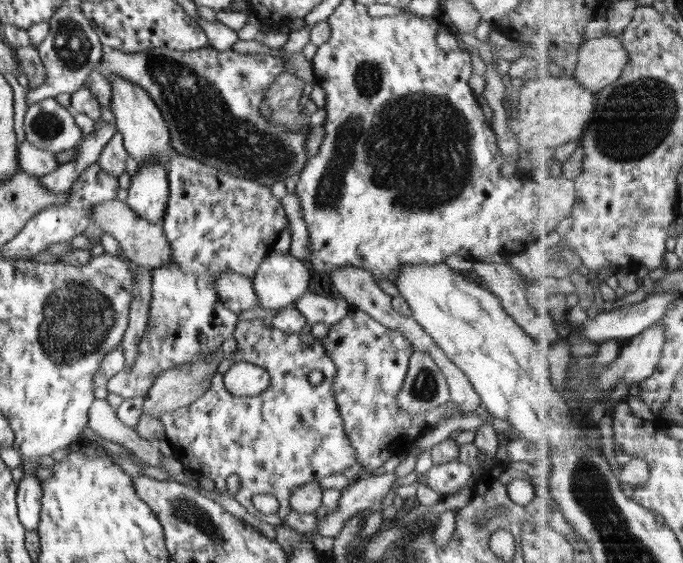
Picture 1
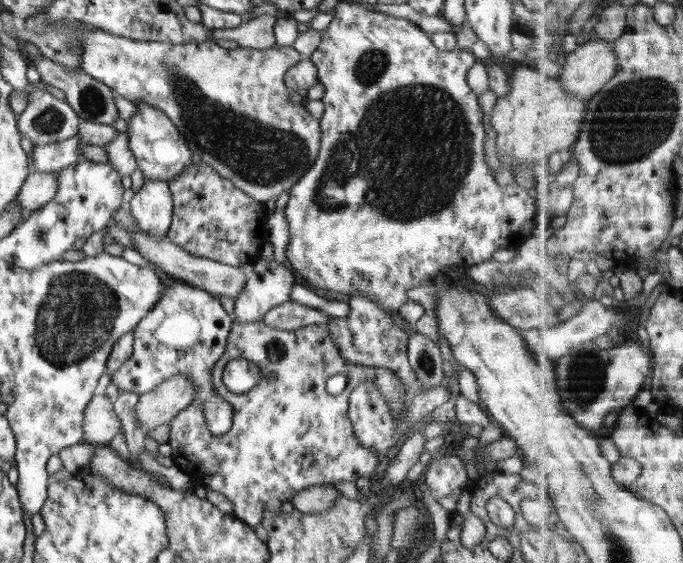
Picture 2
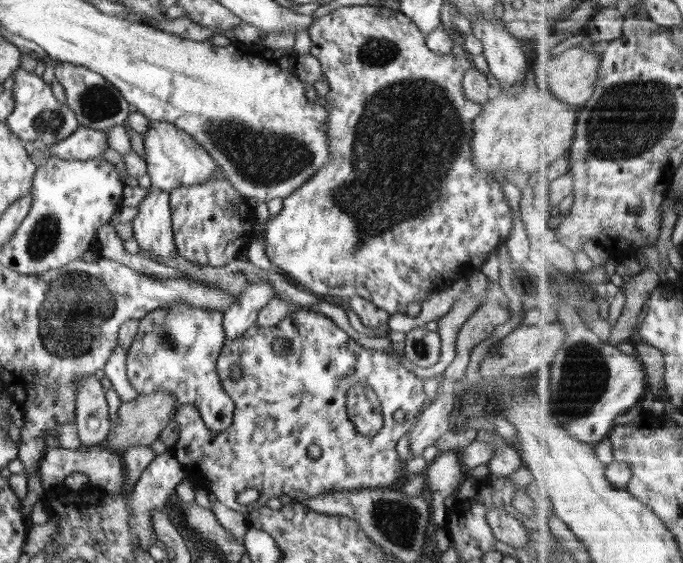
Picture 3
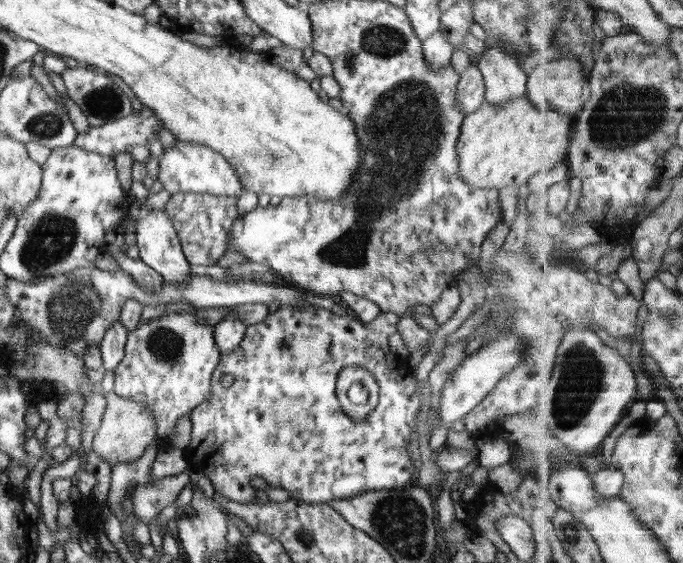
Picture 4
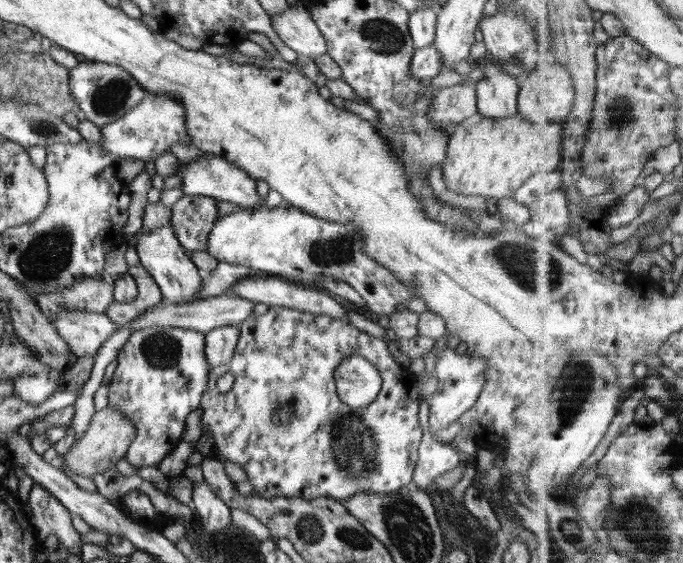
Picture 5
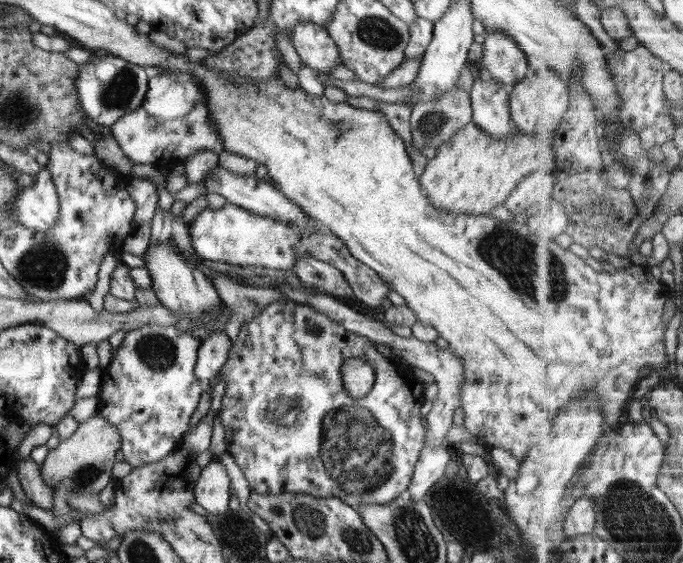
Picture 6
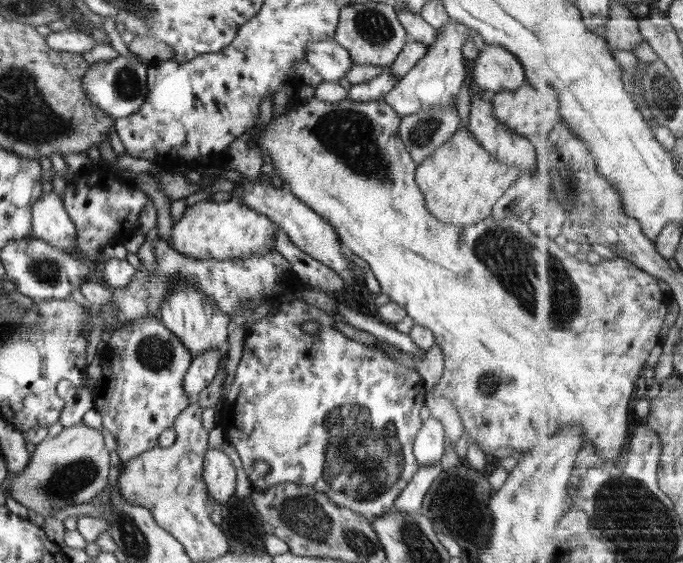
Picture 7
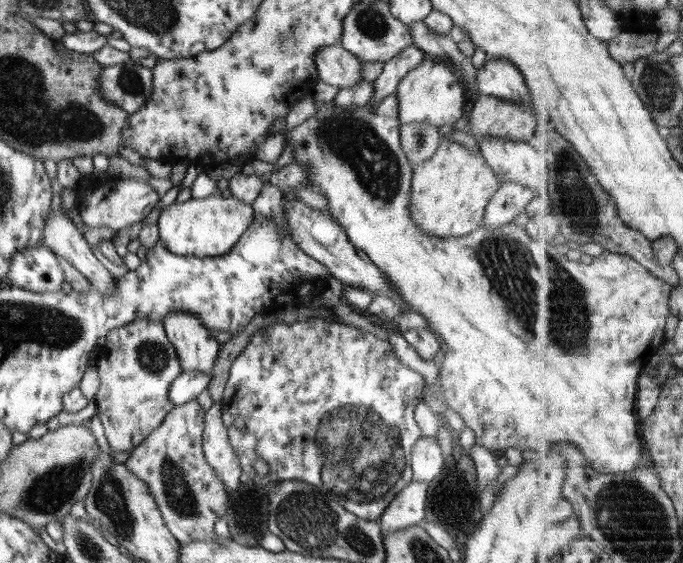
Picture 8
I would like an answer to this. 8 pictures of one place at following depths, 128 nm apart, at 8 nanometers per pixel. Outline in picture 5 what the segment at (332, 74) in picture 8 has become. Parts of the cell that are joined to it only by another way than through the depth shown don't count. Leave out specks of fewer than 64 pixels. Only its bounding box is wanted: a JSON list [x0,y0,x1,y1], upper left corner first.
[271,6,327,61]

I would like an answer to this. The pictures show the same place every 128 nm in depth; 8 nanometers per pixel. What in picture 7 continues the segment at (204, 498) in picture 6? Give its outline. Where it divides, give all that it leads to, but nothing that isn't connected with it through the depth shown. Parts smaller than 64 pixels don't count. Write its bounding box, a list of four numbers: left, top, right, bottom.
[203,447,236,506]

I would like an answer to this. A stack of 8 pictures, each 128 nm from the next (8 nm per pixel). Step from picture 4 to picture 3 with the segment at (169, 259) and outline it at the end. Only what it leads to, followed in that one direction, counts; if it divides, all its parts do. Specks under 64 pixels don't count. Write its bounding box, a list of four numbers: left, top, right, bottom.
[132,187,177,261]

